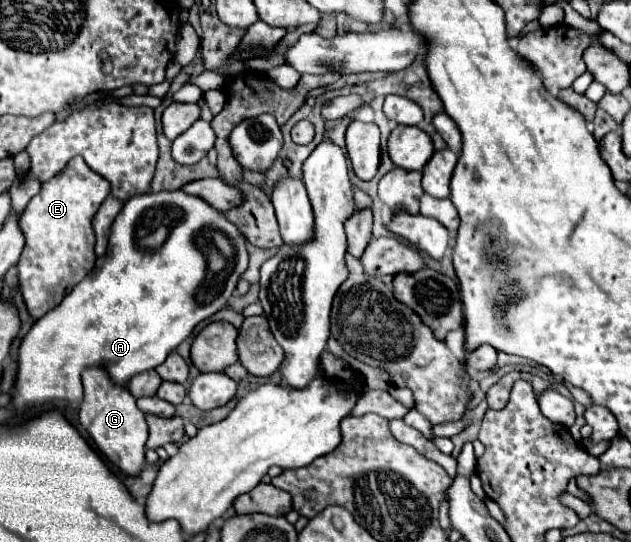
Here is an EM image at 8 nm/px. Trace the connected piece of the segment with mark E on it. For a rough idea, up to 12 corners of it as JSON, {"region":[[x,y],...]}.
{"region":[[72,158],[18,216],[38,320],[96,264],[110,182]]}

